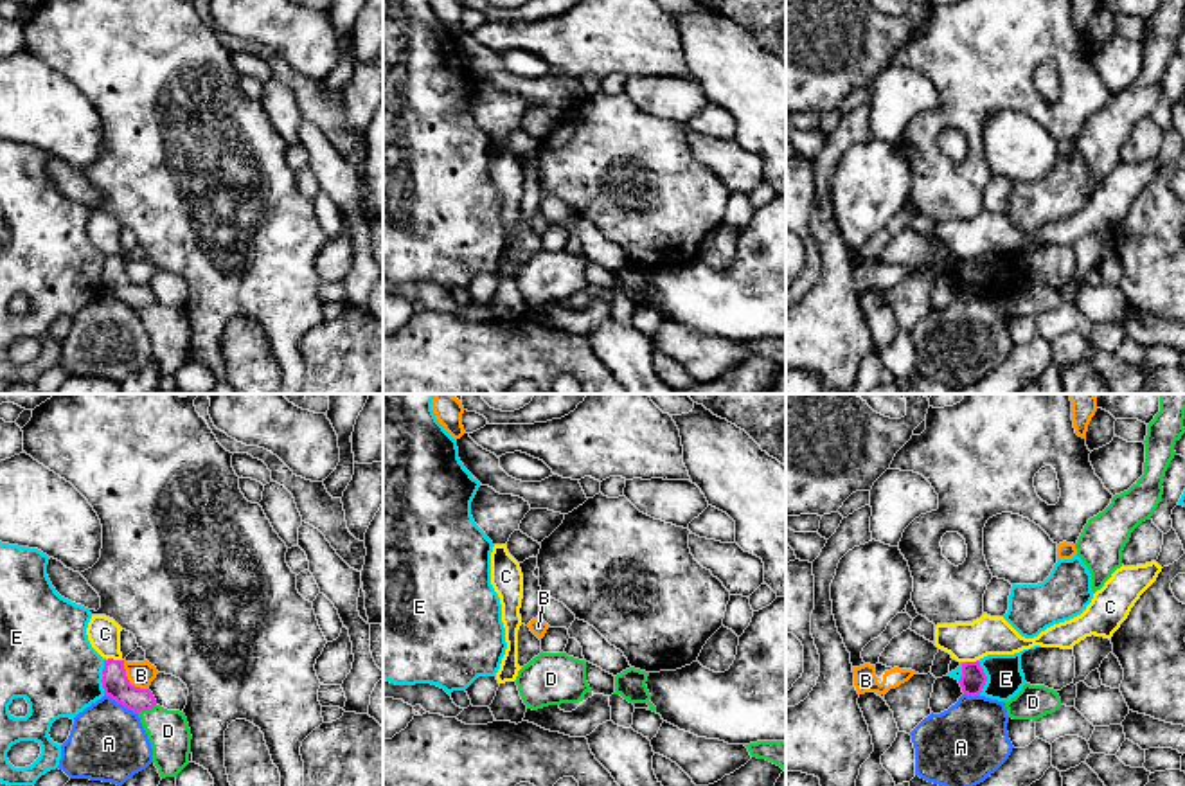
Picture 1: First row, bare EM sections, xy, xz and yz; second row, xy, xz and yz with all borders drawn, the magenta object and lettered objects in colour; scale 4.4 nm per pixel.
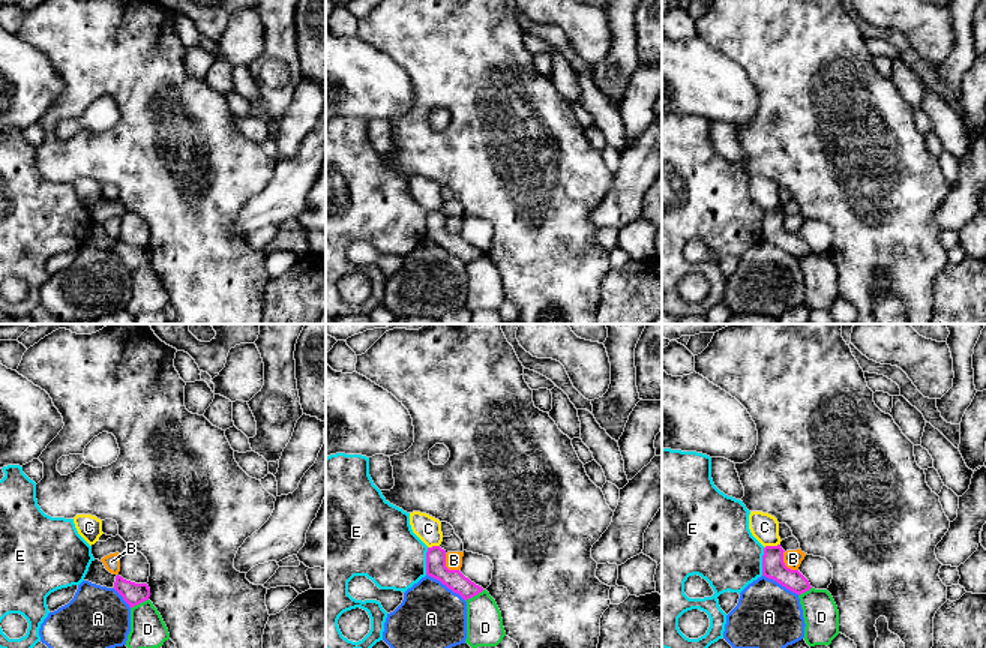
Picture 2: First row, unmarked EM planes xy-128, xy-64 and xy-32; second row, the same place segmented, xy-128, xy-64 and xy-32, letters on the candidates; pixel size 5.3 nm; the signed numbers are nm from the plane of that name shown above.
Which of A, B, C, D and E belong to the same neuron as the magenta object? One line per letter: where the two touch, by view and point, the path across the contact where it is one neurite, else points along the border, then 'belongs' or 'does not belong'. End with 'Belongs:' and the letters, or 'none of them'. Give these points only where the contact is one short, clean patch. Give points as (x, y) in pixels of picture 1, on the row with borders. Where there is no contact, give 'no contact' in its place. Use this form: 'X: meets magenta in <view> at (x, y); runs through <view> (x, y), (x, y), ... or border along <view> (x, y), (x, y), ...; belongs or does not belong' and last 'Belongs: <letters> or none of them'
A: meets magenta in xy at (121, 704); border along xy (105, 695), (137, 714); does not belong
B: meets magenta in xy at (128, 680); border along xy (123, 660), (126, 678), (148, 689); does not belong
C: meets magenta in xy at (112, 659); does not belong
D: meets magenta in xy at (146, 709); does not belong
E: meets magenta in xy at (103, 677); does not belong
Belongs: none of them

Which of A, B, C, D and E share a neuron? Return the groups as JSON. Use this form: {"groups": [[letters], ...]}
{"groups": [["A"], ["B"], ["C"], ["D"], ["E"]]}

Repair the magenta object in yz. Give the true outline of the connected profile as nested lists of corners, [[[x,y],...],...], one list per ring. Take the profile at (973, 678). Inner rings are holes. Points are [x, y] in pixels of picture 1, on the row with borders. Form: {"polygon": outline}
{"polygon": [[[966,662],[962,664],[962,676],[958,680],[962,692],[967,696],[980,696],[984,685],[987,682],[987,676],[984,669],[980,667],[980,662]]]}

